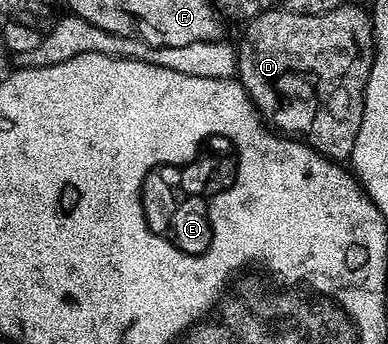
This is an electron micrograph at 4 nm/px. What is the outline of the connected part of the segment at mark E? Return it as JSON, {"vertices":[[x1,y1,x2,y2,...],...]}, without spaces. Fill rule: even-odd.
{"vertices":[[206,133,206,137,198,137,198,145,194,145,194,153,190,157,182,157,182,161,154,161,154,165,146,165,146,173,142,173,142,181,138,181,138,213,140,211,140,187,148,175,158,175,164,185,188,185,210,161,216,161,216,181,208,181,208,191,172,201,174,217,162,231,152,229,144,217,142,225,146,225,146,233,154,237,154,241,162,241,162,245,170,245,178,257,190,257,190,261,198,261,198,257,206,257,210,249,214,249,214,201,218,194,226,197,234,185,238,185,238,177,242,177,242,145,238,145,238,137,230,137,230,133]]}

